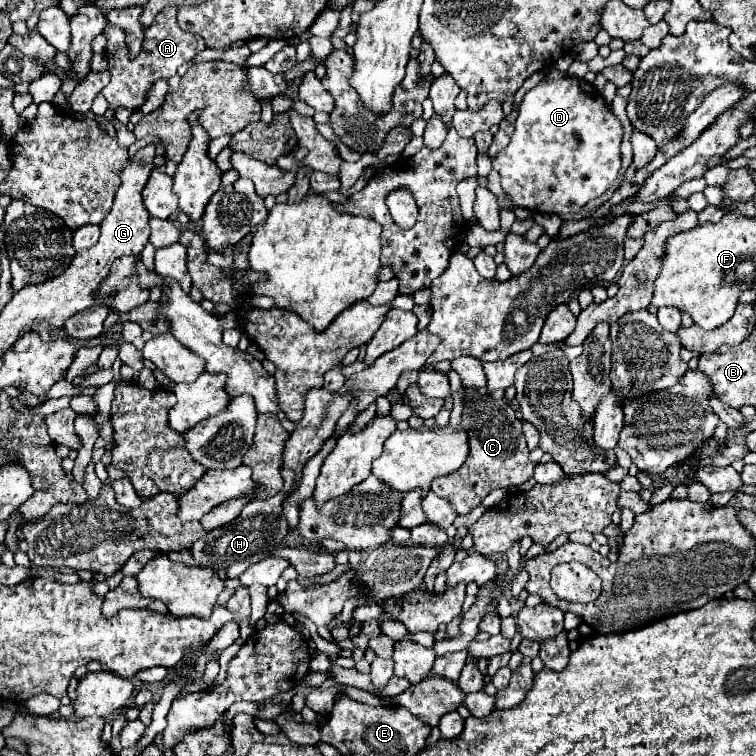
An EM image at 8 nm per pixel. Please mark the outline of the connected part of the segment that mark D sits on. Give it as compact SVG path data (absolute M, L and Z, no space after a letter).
M574 76L544 80L526 92L518 110L512 140L492 160L492 166L500 172L502 188L512 196L512 202L516 206L548 214L570 214L578 212L586 202L602 196L616 182L622 166L622 134L624 130L620 120L612 114L612 110L606 106L604 98L592 84Z

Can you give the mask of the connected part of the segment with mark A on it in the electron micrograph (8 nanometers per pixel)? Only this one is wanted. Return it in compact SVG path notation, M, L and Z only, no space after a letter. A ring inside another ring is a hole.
M168 6L156 16L154 24L146 30L144 48L142 48L140 56L136 56L136 58L128 56L126 32L122 28L108 24L102 34L108 38L106 60L108 60L108 70L112 74L110 84L102 90L102 94L106 96L112 110L118 110L118 108L126 108L130 112L140 110L140 106L146 100L146 92L150 90L150 86L156 80L172 78L184 62L192 60L196 54L200 54L206 48L204 40L200 40L200 36L192 36L192 34L180 30L180 26L176 24L176 6ZM172 22L174 22L174 28L172 28Z

